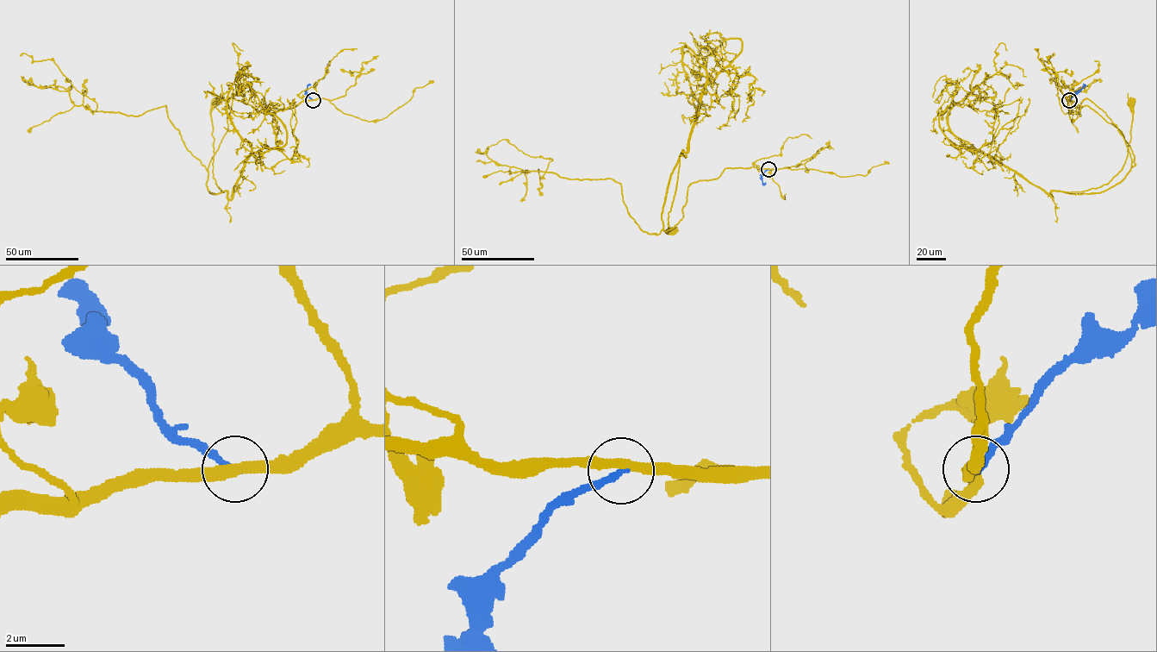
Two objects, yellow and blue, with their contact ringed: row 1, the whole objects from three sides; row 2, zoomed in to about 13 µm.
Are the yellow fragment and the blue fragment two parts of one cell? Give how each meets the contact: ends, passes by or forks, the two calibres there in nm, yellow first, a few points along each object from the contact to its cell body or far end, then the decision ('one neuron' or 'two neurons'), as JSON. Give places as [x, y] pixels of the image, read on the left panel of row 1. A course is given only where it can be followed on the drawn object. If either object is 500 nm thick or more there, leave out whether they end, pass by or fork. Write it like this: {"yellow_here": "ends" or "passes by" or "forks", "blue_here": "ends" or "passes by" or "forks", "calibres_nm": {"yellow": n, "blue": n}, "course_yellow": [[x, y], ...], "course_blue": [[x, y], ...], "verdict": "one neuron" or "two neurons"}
{"yellow_here": "passes by", "blue_here": "ends", "calibres_nm": {"yellow": 360, "blue": 240}, "course_yellow": [[313, 100], [264, 113], [233, 98], [208, 171], [208, 189], [217, 193], [224, 191], [213, 178], [214, 103]], "course_blue": [[313, 100], [306, 90], [310, 84]], "verdict": "two neurons"}

